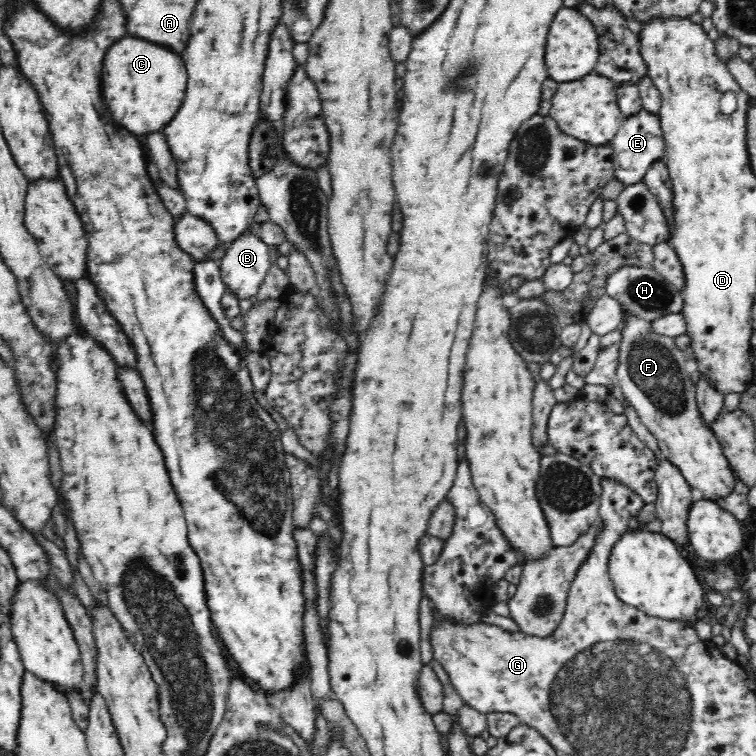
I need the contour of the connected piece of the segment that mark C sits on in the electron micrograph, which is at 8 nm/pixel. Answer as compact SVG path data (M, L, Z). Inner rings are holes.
M122 38L108 48L102 66L102 94L114 122L134 134L162 128L176 114L186 88L186 72L181 56L146 40Z

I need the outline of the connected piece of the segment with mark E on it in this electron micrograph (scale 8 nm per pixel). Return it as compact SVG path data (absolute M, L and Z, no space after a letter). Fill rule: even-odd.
M643 108L638 114L628 116L609 145L613 150L615 179L626 184L626 186L643 182L650 166L662 161L665 156L666 145L659 115L650 114Z

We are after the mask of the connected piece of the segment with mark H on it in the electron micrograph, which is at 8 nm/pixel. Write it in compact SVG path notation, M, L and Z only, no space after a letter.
M621 266L608 276L603 287L608 295L620 301L622 310L628 309L649 321L680 312L684 306L681 291L652 267Z

